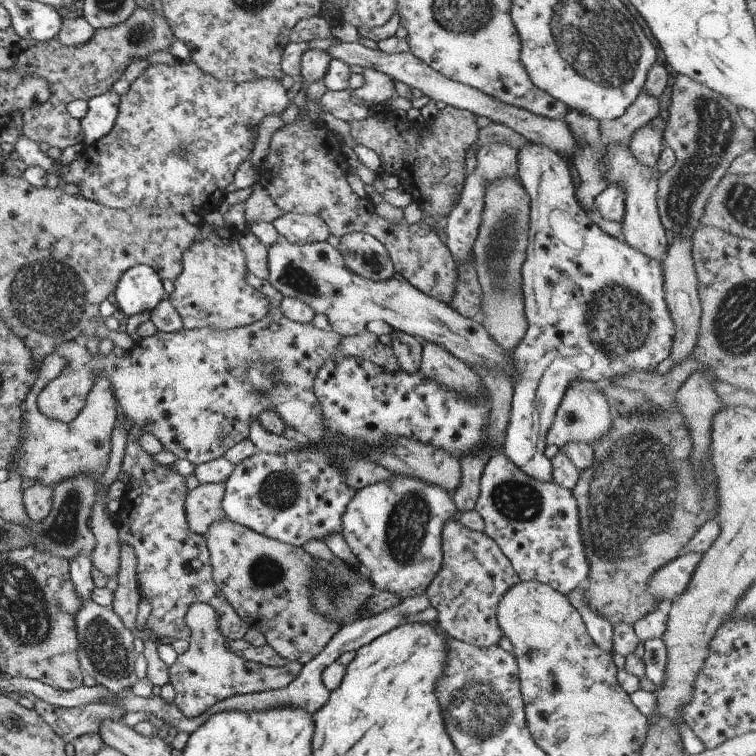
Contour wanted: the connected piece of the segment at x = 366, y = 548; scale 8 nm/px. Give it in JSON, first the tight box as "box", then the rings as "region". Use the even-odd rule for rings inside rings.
{"box":[341,475,458,601],"region":[[[401,475],[393,476],[393,480],[389,482],[375,482],[355,491],[341,516],[341,536],[347,548],[368,573],[377,592],[383,590],[393,593],[399,601],[408,596],[426,594],[427,586],[441,568],[440,532],[443,524],[458,515],[450,495],[439,486],[431,486],[417,478]]]}

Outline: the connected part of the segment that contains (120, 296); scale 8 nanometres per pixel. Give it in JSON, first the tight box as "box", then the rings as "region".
{"box":[111,265,165,317],"region":[[[137,265],[125,270],[115,285],[111,297],[119,310],[129,317],[141,312],[151,312],[161,300],[165,291],[159,275],[148,266]]]}

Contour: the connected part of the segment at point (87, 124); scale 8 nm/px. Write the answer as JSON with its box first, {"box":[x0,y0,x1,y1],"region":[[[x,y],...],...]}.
{"box":[79,90,118,147],"region":[[[112,90],[87,101],[88,109],[79,120],[81,144],[84,147],[101,140],[113,126],[117,112],[118,96]]]}

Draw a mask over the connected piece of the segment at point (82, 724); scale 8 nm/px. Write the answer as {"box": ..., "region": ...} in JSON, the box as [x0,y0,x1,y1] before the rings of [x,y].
{"box":[33,700,123,745],"region":[[[33,700],[33,709],[41,720],[51,727],[51,730],[68,745],[74,738],[83,734],[97,733],[97,728],[103,720],[121,720],[123,708],[117,704],[95,702],[87,706],[52,707],[42,700]]]}

